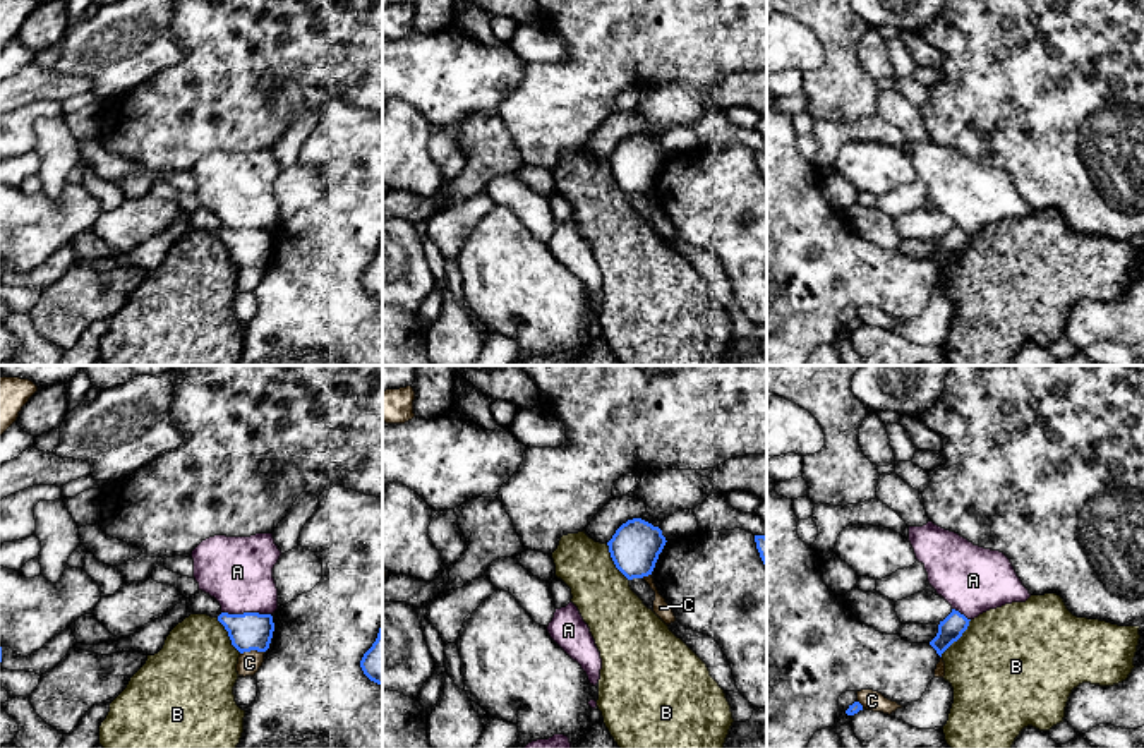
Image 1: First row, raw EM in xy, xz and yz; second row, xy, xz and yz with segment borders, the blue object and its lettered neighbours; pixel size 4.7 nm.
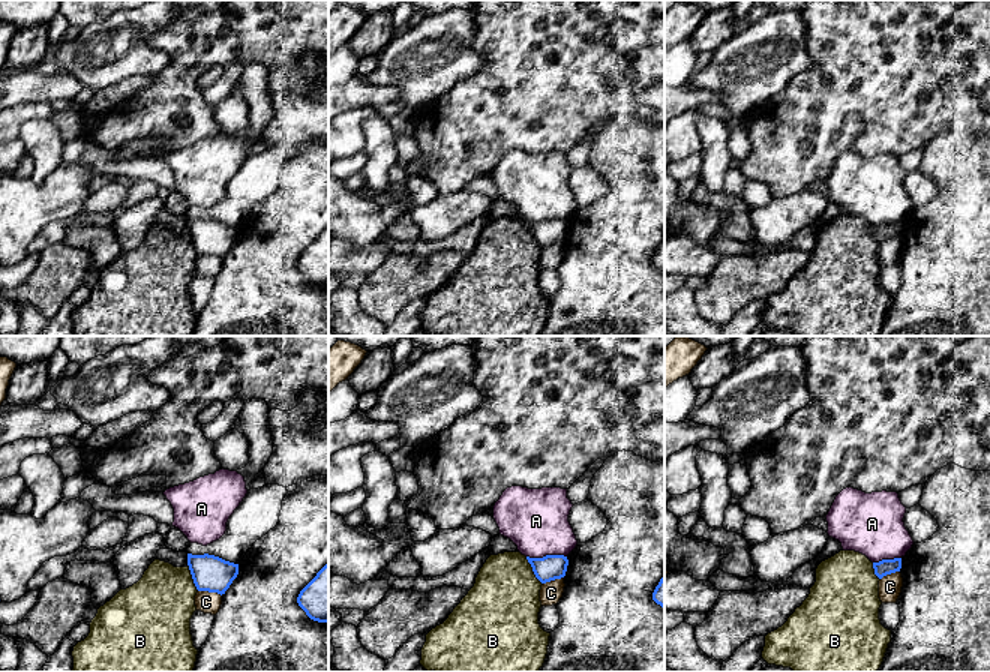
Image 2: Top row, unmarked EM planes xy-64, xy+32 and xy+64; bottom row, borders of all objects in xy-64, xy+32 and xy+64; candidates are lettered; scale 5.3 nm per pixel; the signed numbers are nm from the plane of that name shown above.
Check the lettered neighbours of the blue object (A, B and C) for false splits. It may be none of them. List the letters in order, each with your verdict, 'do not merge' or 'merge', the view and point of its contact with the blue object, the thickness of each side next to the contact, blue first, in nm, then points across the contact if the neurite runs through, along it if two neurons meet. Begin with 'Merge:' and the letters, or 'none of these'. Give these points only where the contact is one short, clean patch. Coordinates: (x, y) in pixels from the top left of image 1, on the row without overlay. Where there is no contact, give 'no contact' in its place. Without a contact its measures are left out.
Merge: none of these
A: do not merge | xy (246, 229) | 180/320 nm | along xy (222, 227), (270, 230)
B: do not merge | yz (957, 254) | 110/480 nm | along yz (971, 235), (968, 244), (940, 273)
C: do not merge | xy (252, 265) | 180/110 nm

